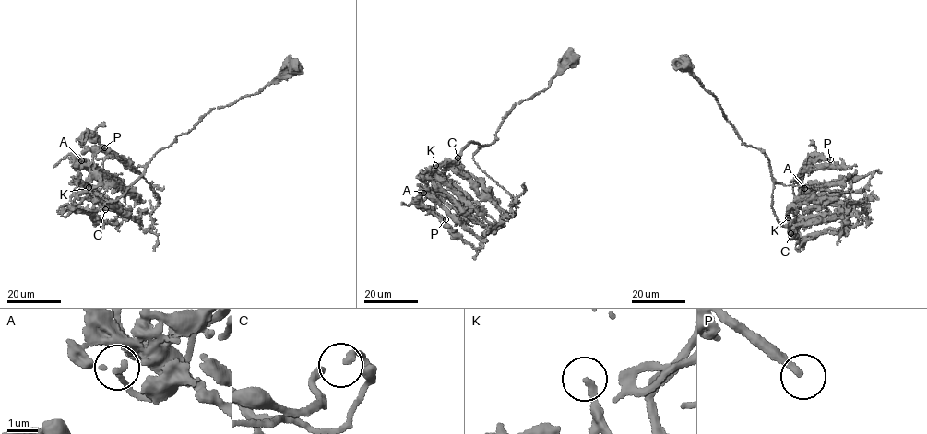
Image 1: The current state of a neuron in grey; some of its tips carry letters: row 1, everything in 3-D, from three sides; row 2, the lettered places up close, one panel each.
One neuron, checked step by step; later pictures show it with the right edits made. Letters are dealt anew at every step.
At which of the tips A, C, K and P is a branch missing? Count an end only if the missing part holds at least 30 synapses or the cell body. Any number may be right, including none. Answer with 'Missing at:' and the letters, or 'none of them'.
Missing at: P

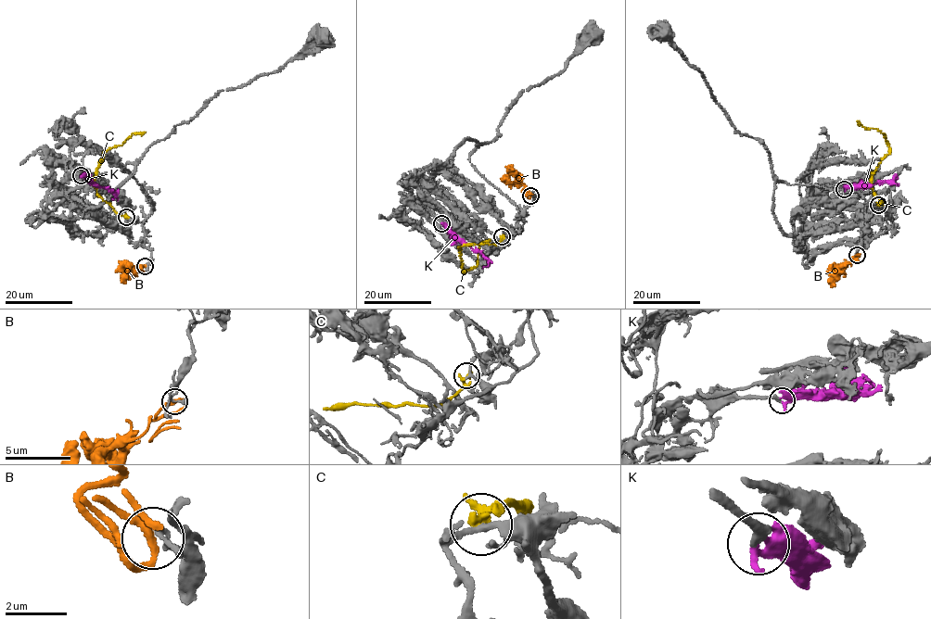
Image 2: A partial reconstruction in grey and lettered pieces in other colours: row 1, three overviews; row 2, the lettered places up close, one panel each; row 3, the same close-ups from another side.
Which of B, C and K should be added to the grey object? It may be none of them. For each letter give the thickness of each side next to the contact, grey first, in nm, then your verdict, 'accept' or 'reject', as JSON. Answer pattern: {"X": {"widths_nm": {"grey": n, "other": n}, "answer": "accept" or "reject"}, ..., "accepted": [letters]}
{"B": {"widths_nm": {"grey": 200, "other": 240}, "answer": "reject"}, "C": {"widths_nm": {"grey": 180, "other": 200}, "answer": "reject"}, "K": {"widths_nm": {"grey": 220, "other": 280}, "answer": "accept"}, "accepted": ["K"]}

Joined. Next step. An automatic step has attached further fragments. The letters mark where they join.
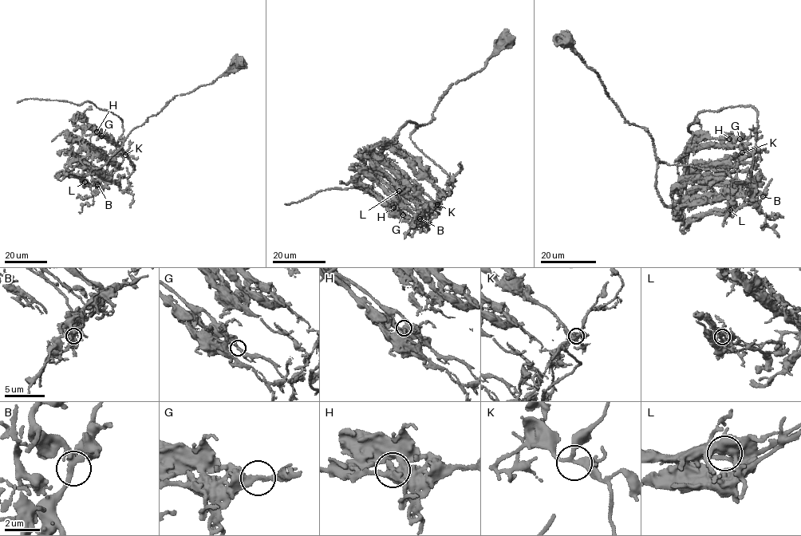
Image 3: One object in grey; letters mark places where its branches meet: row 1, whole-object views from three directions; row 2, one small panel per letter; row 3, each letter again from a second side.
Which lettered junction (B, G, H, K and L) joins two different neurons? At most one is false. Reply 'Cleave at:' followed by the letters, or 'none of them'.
Cleave at: L

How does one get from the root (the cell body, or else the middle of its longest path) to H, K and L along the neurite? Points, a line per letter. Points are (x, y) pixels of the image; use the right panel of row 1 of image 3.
H: (568, 41), (625, 120), (652, 138), (655, 186), (664, 205), (679, 199), (677, 181), (695, 141), (729, 139)
K: (568, 41), (598, 75), (625, 120), (646, 129), (659, 161), (728, 171), (737, 165), (735, 156), (742, 152)
L: (568, 41), (625, 120), (646, 129), (659, 161), (723, 170), (745, 183), (755, 200), (730, 210)

